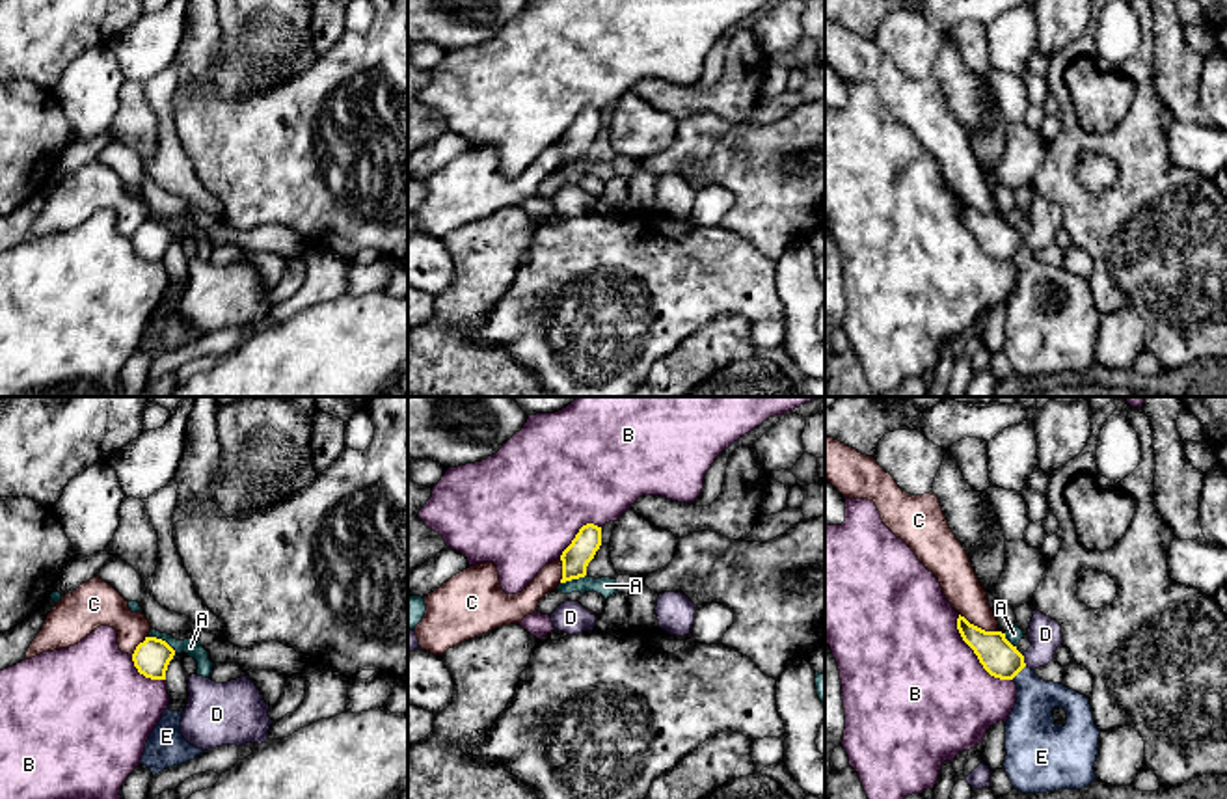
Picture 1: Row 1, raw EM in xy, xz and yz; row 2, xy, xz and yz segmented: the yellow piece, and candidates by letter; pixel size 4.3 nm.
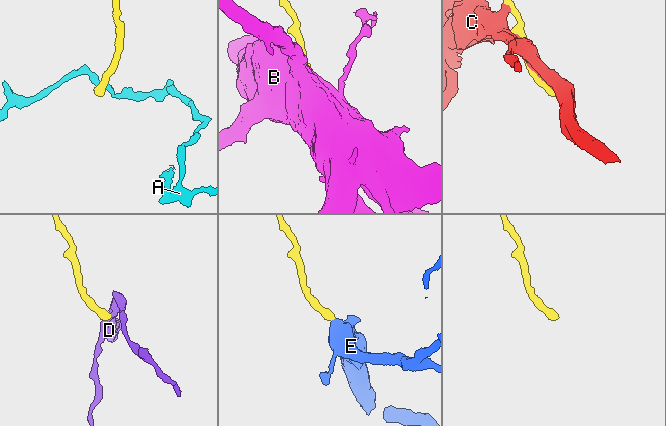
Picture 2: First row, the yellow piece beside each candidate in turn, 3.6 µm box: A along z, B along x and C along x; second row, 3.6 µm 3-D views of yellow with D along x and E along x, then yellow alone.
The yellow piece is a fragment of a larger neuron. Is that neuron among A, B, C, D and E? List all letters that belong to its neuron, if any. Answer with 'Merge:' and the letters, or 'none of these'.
Merge: E

